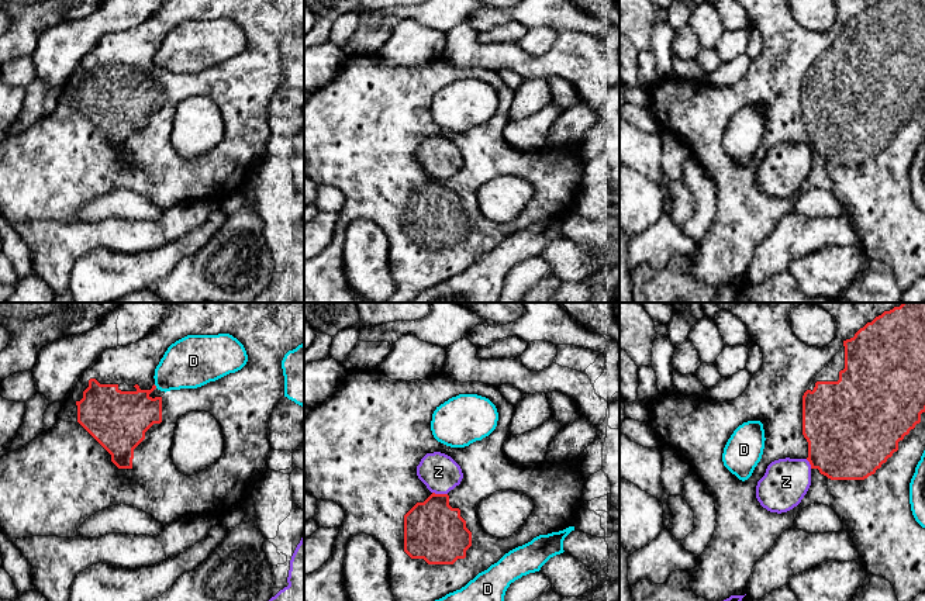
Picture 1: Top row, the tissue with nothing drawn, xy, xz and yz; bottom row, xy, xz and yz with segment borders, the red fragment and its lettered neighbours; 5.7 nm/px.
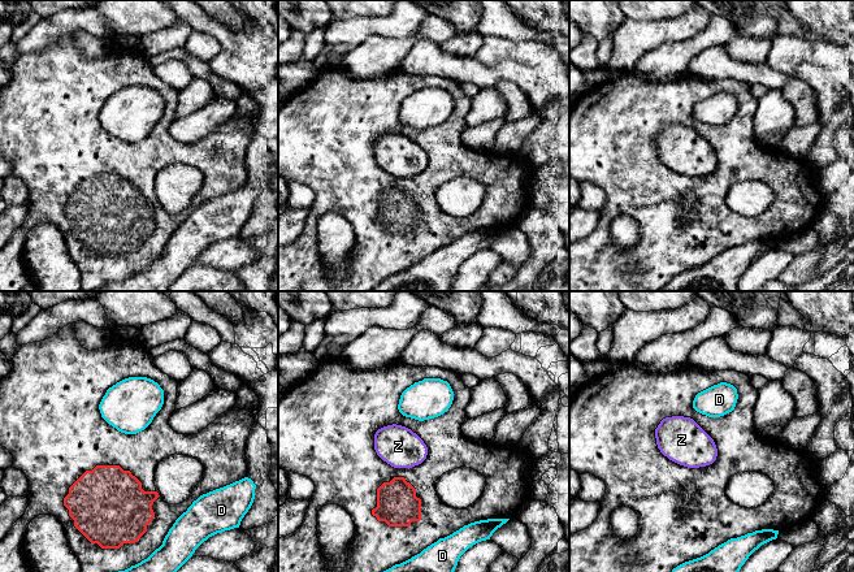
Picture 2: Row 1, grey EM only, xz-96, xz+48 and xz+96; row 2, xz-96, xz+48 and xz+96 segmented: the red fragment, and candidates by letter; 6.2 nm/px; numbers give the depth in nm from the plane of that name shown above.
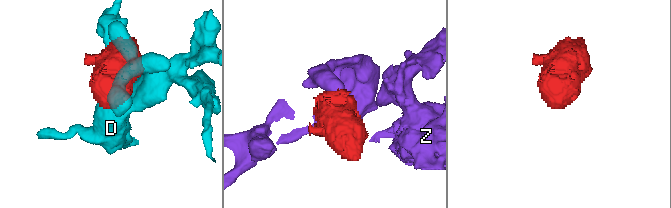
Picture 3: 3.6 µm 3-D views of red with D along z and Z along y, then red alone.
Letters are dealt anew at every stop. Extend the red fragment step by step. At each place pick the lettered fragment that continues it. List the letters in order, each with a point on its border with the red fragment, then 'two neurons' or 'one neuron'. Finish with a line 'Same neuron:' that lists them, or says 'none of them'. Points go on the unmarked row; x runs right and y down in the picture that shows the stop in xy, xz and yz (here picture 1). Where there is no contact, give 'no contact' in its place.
D: contact xy (155, 71); two neurons
Z: contact xz (439, 179); two neurons
Same neuron: none of them

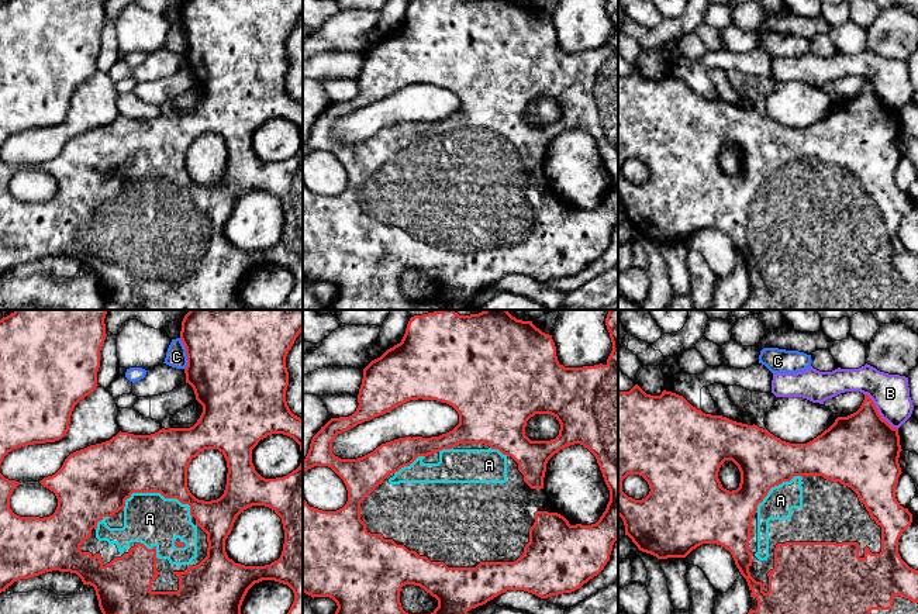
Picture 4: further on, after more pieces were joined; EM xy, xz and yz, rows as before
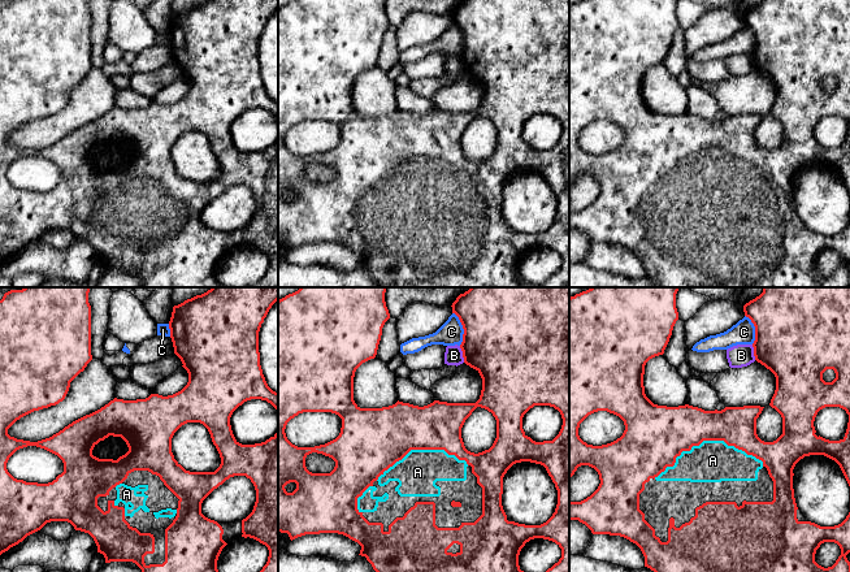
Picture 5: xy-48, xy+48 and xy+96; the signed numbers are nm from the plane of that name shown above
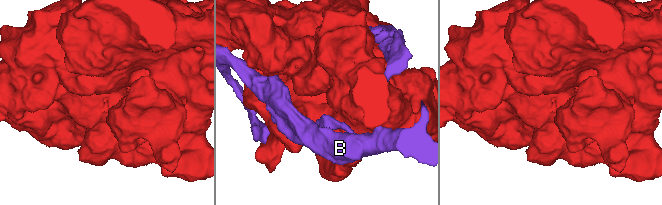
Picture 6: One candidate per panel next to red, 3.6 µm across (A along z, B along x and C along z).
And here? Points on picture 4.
A: contact xy (159, 176); one neuron
B: contact yz (877, 97); two neurons
C: contact xy (186, 38); two neurons
Same neuron: A

